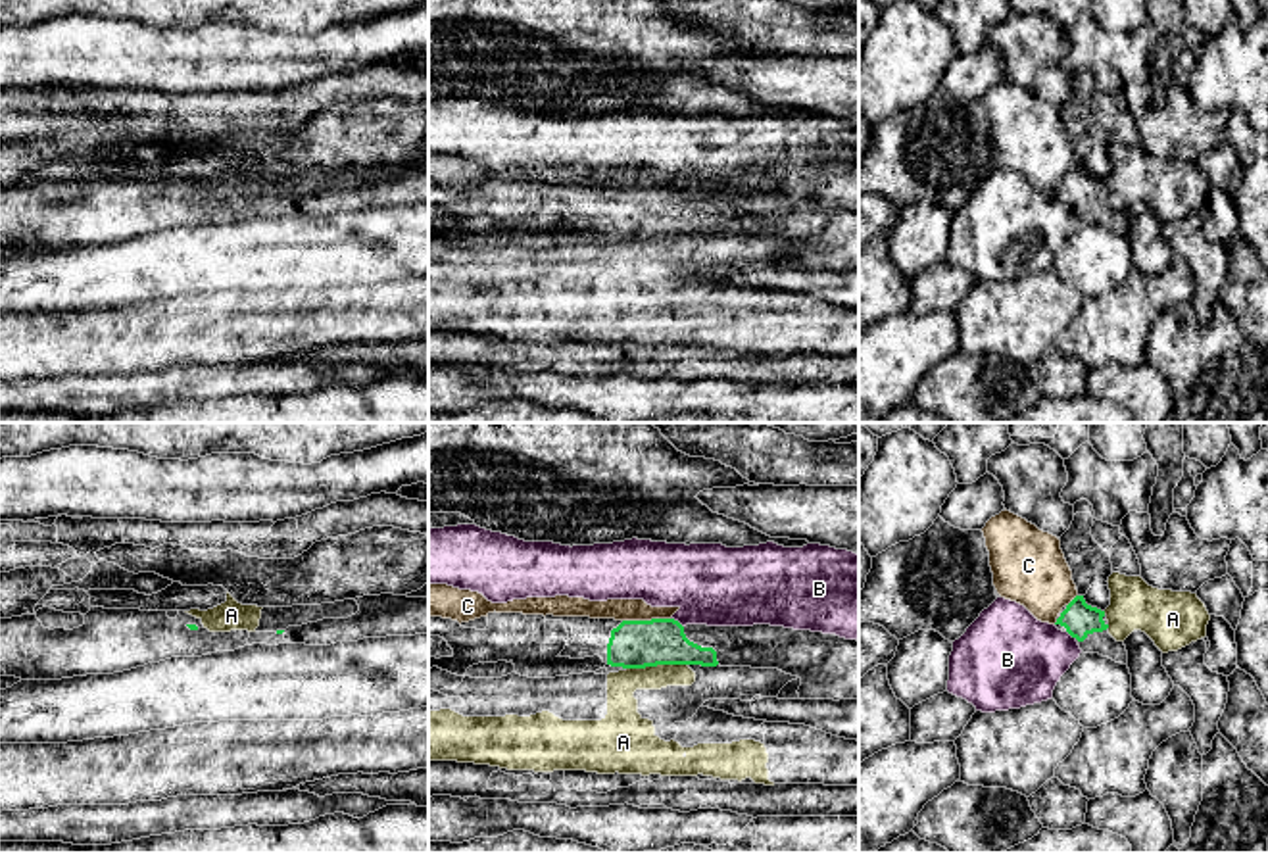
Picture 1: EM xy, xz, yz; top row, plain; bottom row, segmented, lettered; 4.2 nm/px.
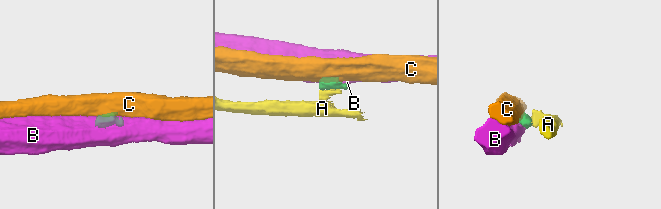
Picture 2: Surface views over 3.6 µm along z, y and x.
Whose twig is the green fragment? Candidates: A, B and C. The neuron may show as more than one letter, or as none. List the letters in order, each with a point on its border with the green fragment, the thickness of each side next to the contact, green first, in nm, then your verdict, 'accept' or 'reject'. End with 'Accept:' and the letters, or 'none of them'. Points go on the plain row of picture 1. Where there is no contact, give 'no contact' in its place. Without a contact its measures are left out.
A: xz (656, 235) | 200/130 nm | reject
B: xz (677, 191) | 200/340 nm | reject
C: xz (646, 191) | 200/100 nm | reject
Accept: none of them

